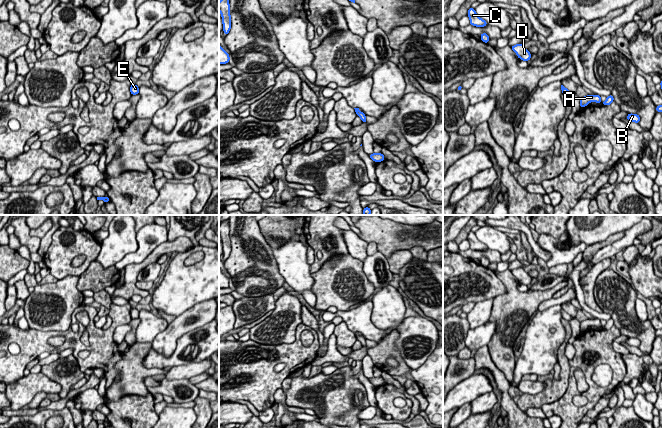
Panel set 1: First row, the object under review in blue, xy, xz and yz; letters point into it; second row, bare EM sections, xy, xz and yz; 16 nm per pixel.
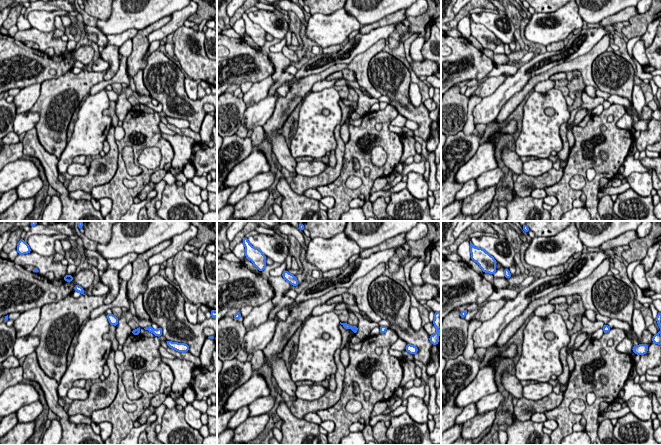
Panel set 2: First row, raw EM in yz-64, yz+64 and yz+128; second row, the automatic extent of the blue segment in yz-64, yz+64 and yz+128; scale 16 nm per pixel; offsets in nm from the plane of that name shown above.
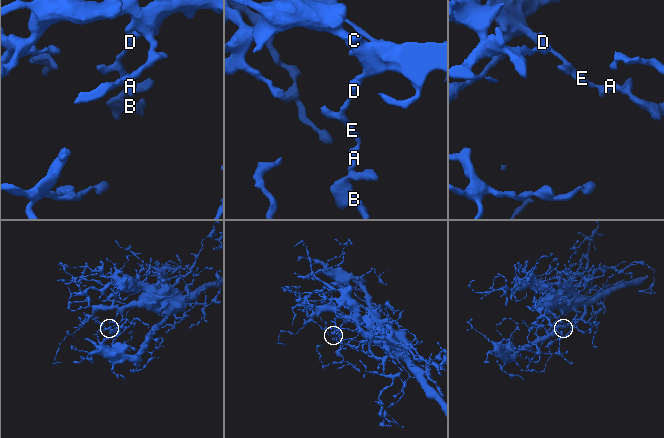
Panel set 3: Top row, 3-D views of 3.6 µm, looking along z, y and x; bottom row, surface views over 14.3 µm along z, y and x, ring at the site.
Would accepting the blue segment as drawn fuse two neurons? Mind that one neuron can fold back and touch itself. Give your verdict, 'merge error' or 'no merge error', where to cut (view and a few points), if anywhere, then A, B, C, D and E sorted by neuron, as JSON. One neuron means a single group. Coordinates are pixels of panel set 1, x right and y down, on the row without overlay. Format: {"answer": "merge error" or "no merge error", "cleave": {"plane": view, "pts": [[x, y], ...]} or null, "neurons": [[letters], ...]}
{"answer": "no merge error", "cleave": null, "neurons": [["A", "B", "C", "D", "E"]]}

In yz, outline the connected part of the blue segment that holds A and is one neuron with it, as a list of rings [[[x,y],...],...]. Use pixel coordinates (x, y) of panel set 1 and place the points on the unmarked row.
[[[596,318],[596,319],[587,319],[587,320],[584,320],[584,321],[580,322],[580,332],[586,331],[587,328],[590,327],[590,326],[601,327],[602,329],[608,330],[608,329],[611,329],[611,327],[612,327],[613,325],[614,325],[613,319],[607,320],[606,324],[605,324],[603,327],[601,326],[601,320],[600,320],[600,319],[598,319],[598,318]]]

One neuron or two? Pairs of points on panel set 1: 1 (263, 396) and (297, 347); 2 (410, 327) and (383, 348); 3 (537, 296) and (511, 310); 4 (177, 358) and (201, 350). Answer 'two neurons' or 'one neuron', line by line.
1: one neuron
2: two neurons
3: one neuron
4: one neuron

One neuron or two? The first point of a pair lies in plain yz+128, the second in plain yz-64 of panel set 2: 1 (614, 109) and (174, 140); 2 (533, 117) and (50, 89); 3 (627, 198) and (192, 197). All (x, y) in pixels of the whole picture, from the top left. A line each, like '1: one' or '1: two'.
1: two
2: two
3: two

